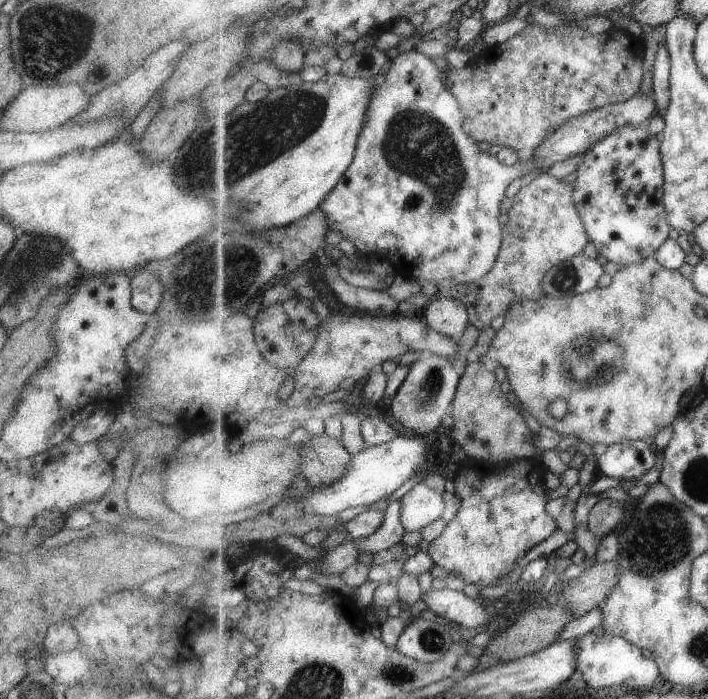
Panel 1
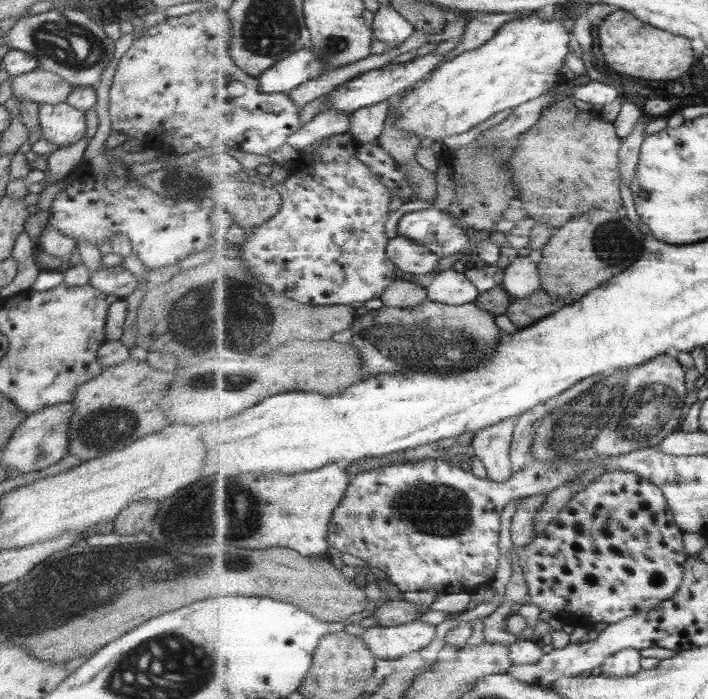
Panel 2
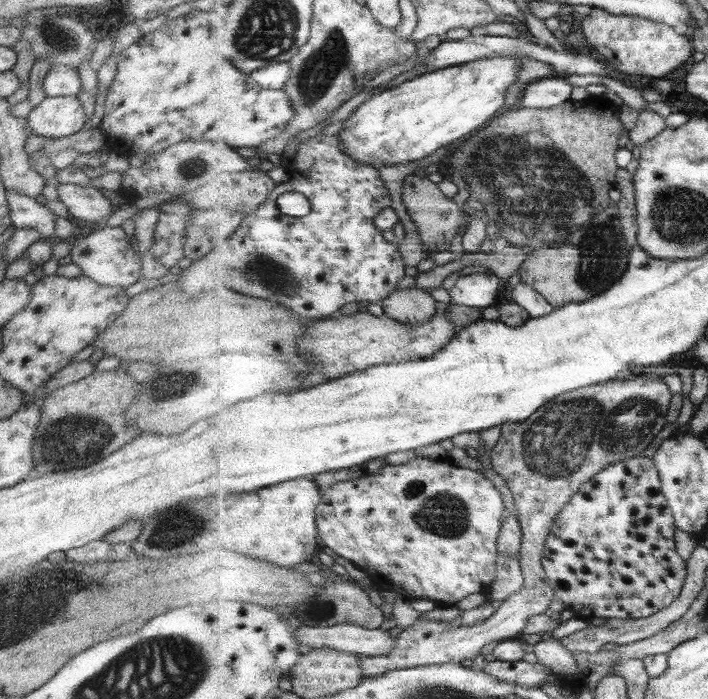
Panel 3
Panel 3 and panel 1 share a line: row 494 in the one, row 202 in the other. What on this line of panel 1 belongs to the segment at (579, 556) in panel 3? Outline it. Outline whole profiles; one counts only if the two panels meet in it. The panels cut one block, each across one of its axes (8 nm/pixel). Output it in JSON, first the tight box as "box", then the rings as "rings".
{"box":[573,123,671,265],"rings":[[[650,123],[625,125],[600,138],[582,156],[573,182],[573,200],[579,209],[587,234],[590,236],[592,252],[602,254],[617,265],[633,265],[655,256],[669,238],[671,223],[663,197],[666,196],[666,178],[662,159],[662,139],[650,131]]]}

